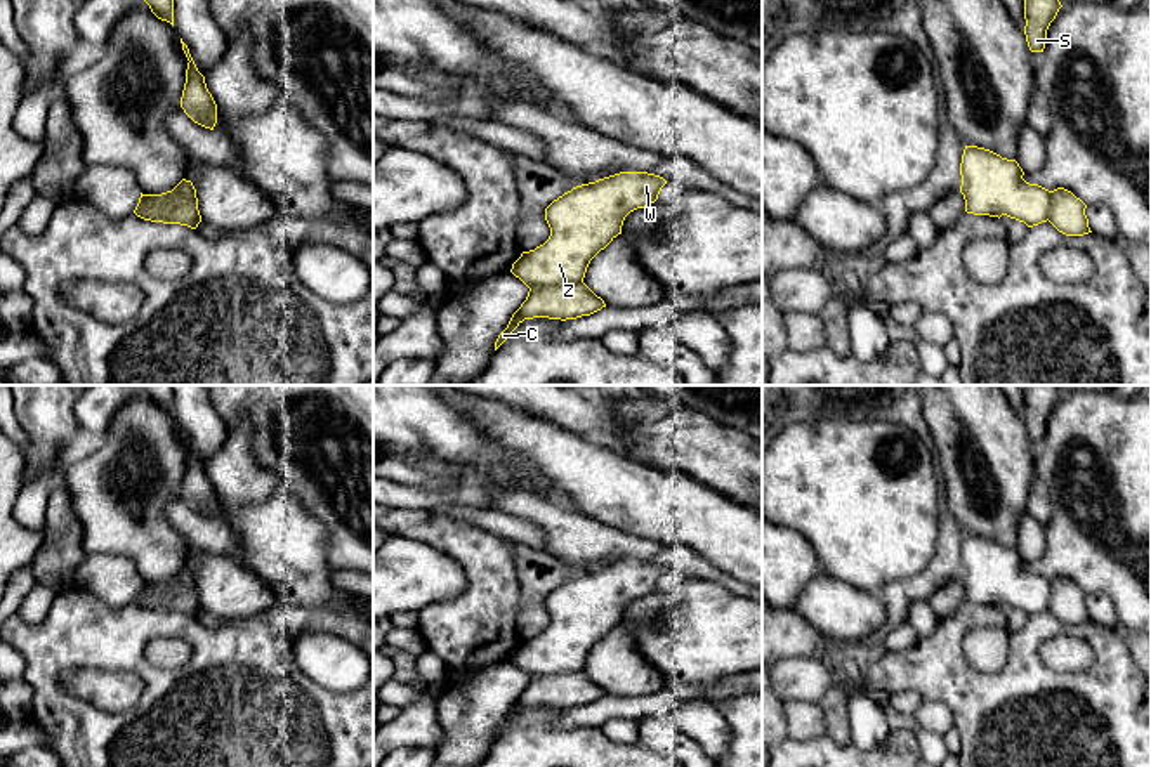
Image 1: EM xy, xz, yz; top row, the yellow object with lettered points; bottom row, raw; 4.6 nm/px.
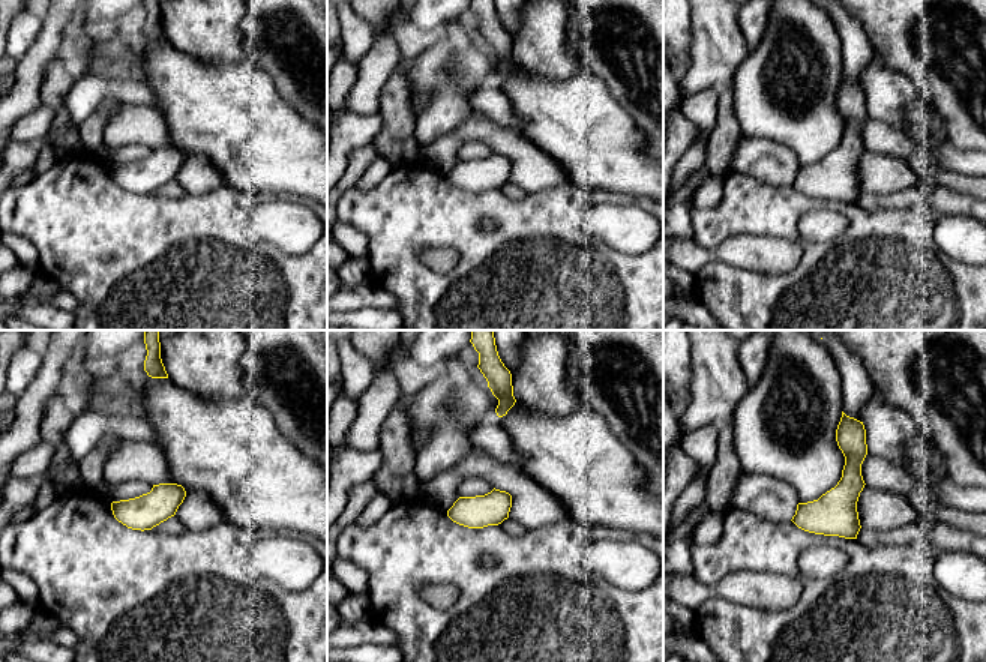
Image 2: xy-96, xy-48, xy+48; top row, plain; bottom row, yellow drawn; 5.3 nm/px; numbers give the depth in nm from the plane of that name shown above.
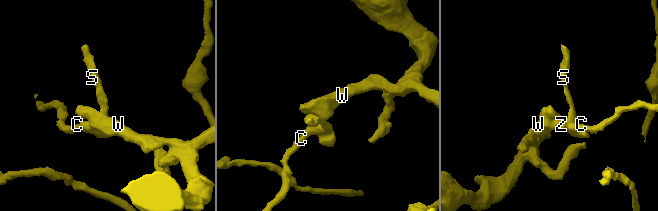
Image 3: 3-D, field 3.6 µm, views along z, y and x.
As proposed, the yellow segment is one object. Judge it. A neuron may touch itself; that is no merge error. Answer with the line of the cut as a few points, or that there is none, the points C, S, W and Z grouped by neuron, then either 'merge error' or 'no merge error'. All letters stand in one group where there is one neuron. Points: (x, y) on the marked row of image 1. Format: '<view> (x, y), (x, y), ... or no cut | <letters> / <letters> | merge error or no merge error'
xz (582, 281), (530, 290) | C S / W Z | merge error

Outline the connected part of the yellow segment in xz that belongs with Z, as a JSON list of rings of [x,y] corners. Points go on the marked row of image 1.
[[[620,172],[582,184],[545,208],[549,239],[523,252],[510,272],[529,290],[583,283],[590,260],[618,234],[625,217],[658,200],[667,180],[648,172]]]

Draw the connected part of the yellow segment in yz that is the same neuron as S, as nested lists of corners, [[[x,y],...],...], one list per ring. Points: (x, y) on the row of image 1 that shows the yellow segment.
[[[1024,0],[1024,35],[1031,52],[1043,52],[1047,30],[1061,7],[1059,0]]]

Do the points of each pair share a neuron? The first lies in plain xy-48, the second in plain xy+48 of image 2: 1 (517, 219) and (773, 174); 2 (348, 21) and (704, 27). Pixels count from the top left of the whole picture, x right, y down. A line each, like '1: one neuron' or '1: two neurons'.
1: two neurons
2: two neurons

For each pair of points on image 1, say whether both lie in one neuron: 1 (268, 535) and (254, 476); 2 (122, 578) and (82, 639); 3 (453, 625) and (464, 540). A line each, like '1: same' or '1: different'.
1: different
2: different
3: same

